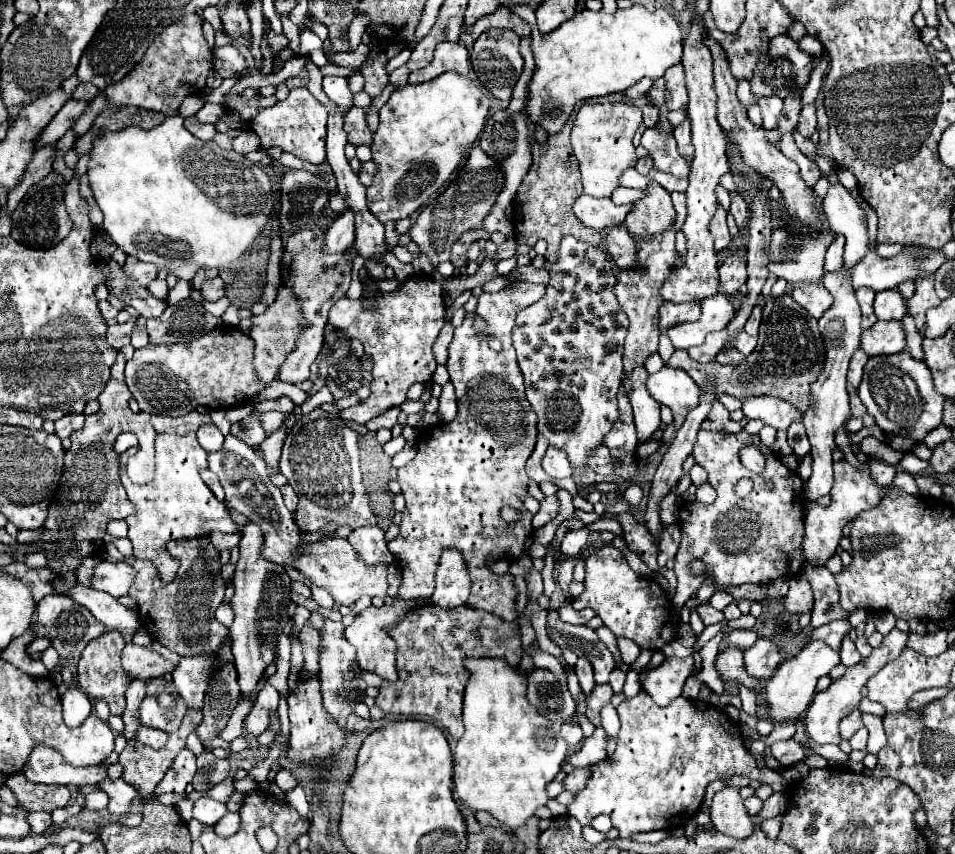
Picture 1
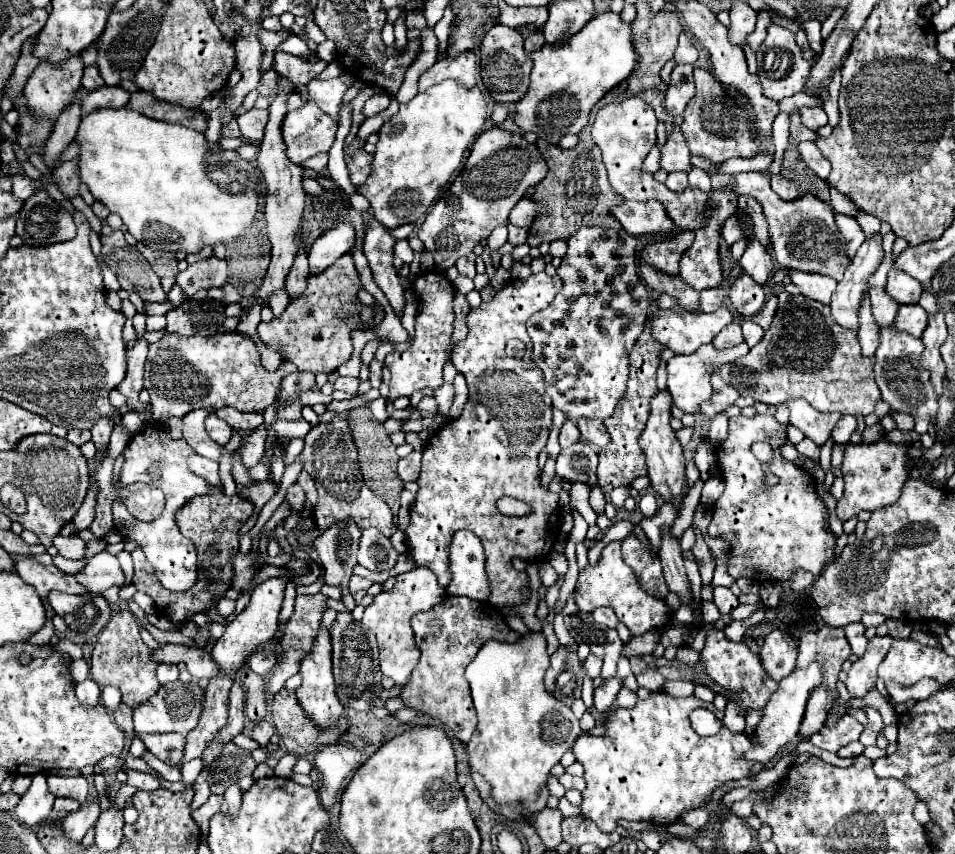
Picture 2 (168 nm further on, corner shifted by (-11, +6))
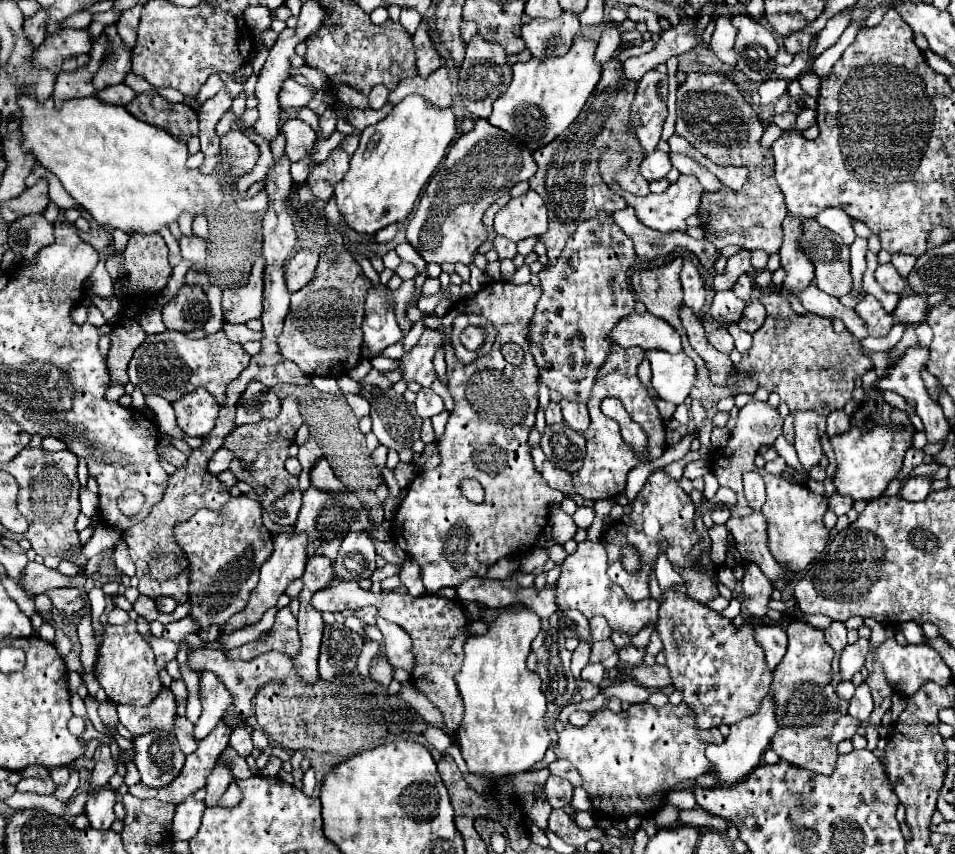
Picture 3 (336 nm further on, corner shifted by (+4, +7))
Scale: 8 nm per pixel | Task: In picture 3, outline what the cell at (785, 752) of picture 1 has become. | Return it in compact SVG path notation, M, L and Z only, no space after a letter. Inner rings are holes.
M847 714L847 716L841 716L841 718L837 720L837 724L835 724L835 728L833 728L831 742L833 742L833 744L839 744L839 742L843 742L843 740L851 740L851 738L855 736L859 724L861 724L861 722L857 722L857 718L853 718L853 716L849 716L849 714Z

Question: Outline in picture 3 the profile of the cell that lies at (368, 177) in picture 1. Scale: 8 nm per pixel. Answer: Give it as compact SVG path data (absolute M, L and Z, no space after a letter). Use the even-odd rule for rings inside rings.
M335 148L325 162L315 166L307 178L307 186L319 200L329 200L333 194L335 184L345 176L349 168L349 154L341 148Z

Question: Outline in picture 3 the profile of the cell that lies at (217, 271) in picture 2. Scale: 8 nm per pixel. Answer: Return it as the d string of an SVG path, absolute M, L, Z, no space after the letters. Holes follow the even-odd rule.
M183 236L179 240L181 246L181 256L185 260L195 262L195 268L205 270L205 258L207 258L207 248L205 248L205 240L199 236Z

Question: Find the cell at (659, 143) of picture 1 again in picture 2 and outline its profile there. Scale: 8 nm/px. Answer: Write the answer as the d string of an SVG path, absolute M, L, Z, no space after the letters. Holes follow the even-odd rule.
M672 125L672 131L666 137L666 143L662 145L662 159L660 159L660 167L666 169L668 173L672 171L690 171L692 163L690 163L690 151L688 151L688 143L684 143L684 135L680 125Z

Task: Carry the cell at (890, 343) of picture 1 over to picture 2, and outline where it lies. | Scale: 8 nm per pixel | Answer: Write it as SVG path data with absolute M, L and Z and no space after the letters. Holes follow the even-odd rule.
M900 305L892 329L900 333L908 333L912 337L920 337L926 327L926 319L928 315L920 305Z

